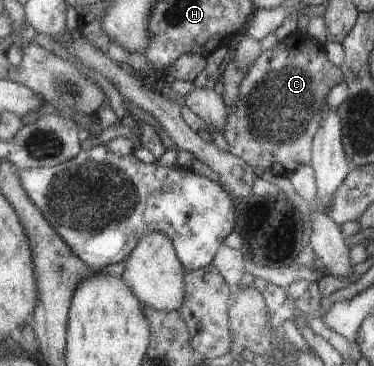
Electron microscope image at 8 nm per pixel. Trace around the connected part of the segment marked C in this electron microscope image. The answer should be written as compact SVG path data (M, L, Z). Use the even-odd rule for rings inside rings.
M296 31L279 40L277 46L263 52L255 59L239 86L235 107L229 107L228 123L221 132L228 145L228 151L243 159L260 176L264 171L285 176L296 171L300 165L311 163L313 137L321 120L321 105L326 102L334 85L342 82L343 71L332 64L325 48L308 33Z

